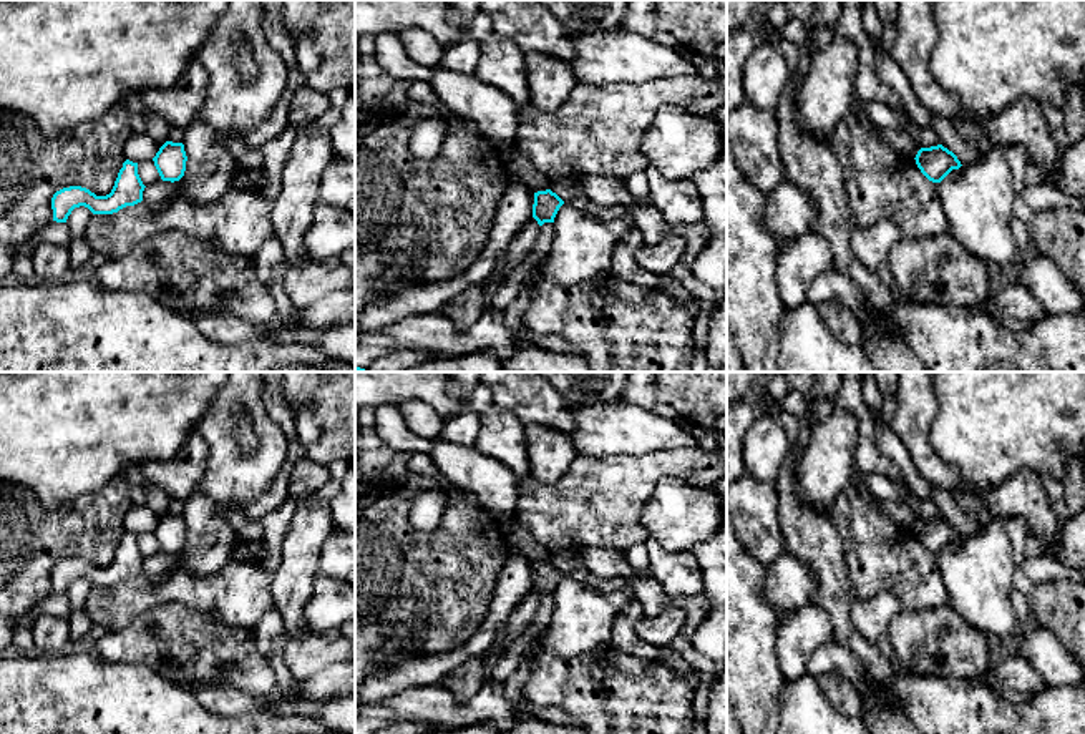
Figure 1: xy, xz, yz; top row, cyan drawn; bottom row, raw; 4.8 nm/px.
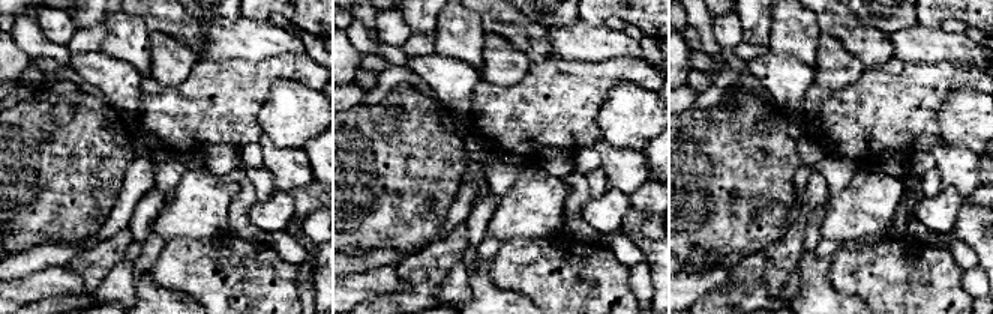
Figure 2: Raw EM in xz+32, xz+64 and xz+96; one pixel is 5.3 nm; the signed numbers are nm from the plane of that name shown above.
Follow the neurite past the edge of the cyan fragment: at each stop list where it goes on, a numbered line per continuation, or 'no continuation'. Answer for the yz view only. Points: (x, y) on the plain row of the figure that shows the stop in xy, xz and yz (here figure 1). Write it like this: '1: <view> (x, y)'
no continuation

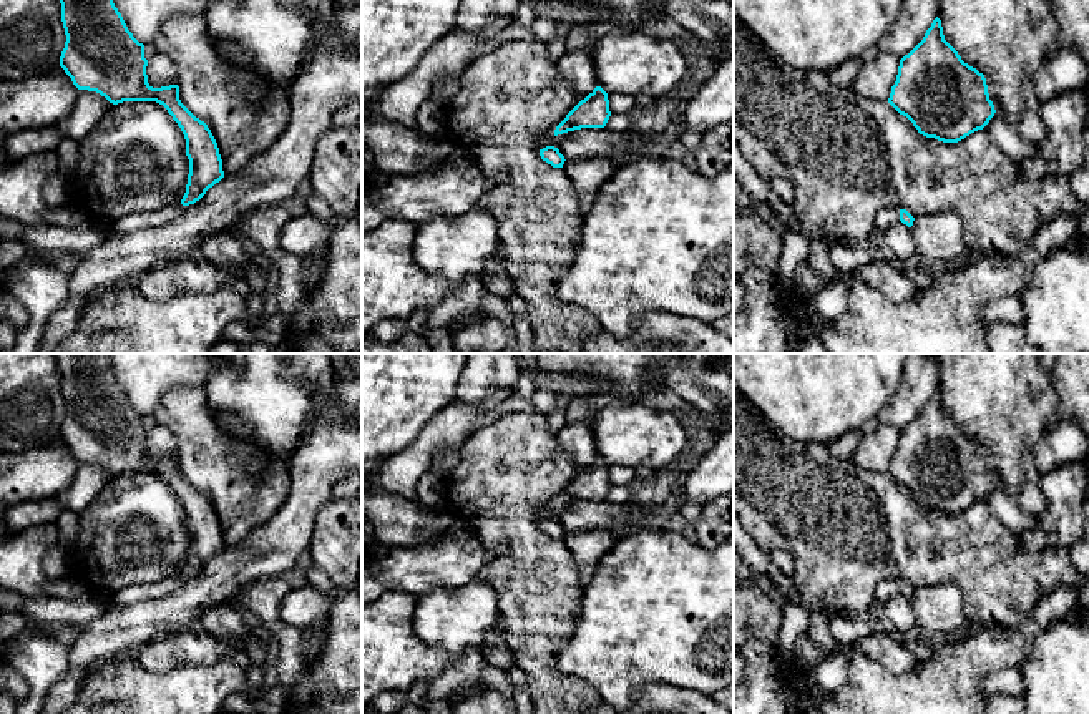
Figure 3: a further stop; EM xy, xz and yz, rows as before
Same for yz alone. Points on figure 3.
1: yz (888, 588)

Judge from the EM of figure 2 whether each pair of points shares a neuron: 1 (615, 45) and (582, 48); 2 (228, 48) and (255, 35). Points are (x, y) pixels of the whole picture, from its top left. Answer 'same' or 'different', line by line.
1: same
2: same

